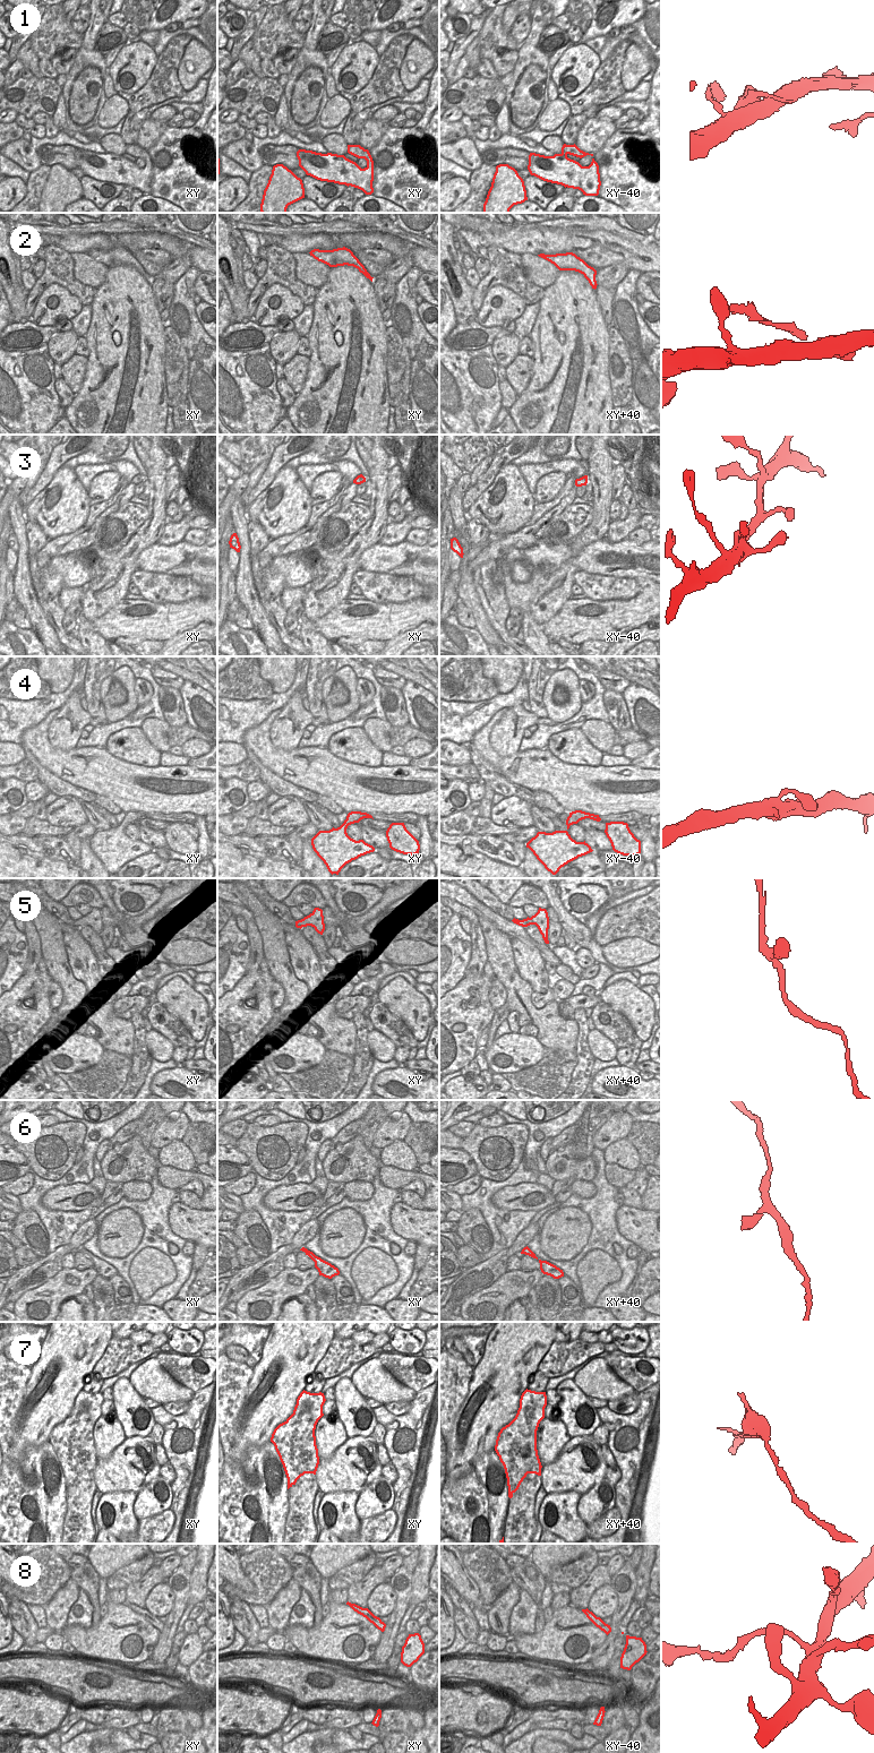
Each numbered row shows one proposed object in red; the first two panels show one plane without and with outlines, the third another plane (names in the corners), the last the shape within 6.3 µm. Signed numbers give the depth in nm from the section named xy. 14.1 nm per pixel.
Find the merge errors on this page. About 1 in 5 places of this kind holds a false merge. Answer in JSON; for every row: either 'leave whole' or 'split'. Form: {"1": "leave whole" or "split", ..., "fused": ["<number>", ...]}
{"1": "leave whole", "2": "leave whole", "3": "leave whole", "4": "leave whole", "5": "leave whole", "6": "leave whole", "7": "split", "8": "split", "fused": ["7", "8"]}

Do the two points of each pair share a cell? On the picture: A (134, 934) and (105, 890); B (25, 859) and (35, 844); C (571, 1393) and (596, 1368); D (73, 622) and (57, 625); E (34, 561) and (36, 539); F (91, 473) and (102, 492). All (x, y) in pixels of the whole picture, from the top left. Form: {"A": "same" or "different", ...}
{"A": "same", "B": "different", "C": "different", "D": "different", "E": "same", "F": "different"}

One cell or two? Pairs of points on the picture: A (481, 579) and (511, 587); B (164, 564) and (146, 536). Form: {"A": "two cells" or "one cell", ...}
{"A": "two cells", "B": "two cells"}

